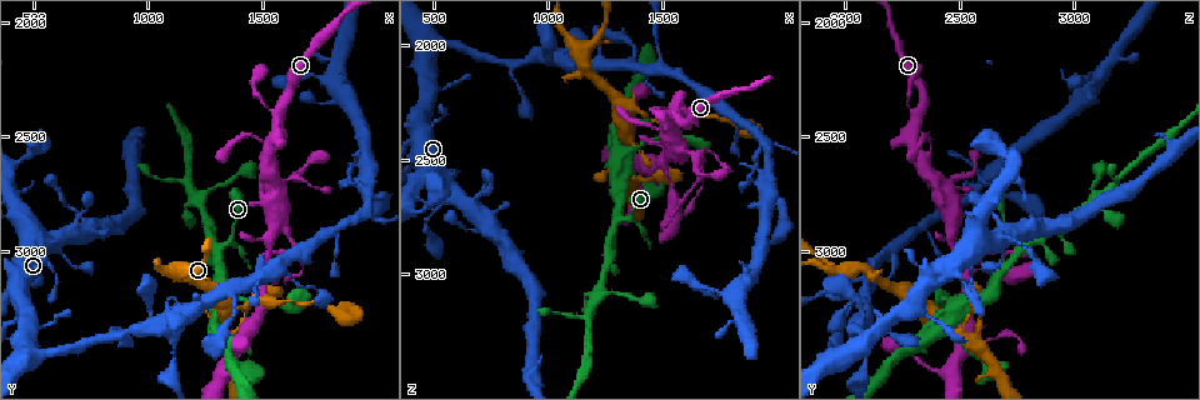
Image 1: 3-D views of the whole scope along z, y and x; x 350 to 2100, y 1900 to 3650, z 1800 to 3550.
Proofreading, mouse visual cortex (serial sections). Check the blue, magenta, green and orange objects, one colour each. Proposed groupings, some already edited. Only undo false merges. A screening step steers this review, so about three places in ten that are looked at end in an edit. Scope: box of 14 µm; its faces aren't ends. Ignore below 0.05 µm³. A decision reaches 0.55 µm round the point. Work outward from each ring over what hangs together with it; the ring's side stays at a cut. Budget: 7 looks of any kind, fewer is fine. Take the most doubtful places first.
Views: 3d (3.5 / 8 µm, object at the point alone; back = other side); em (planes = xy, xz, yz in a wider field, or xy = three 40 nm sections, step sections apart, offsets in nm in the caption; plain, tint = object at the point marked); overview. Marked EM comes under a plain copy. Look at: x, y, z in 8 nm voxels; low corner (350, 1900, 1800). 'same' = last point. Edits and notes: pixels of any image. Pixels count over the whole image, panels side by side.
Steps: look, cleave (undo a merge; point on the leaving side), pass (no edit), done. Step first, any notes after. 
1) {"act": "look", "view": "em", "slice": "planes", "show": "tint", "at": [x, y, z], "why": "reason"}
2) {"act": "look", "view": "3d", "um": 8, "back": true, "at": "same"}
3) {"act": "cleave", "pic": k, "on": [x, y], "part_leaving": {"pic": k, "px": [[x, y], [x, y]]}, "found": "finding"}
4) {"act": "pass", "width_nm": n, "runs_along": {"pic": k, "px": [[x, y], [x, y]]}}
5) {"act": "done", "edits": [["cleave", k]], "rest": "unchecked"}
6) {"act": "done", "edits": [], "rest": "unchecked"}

{"act": "look", "view": "3d", "um": 3.5, "at": [1450, 3170, 2330]}

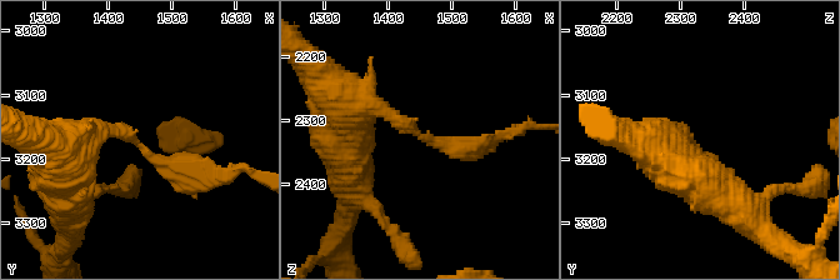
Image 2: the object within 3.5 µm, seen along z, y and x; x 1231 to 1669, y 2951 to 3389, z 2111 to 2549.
{"act": "look", "view": "em", "slice": "xy", "step": 3, "show": "tint", "at": [1455, 3180, 2325], "arm_widths_nm": [300, 300]}

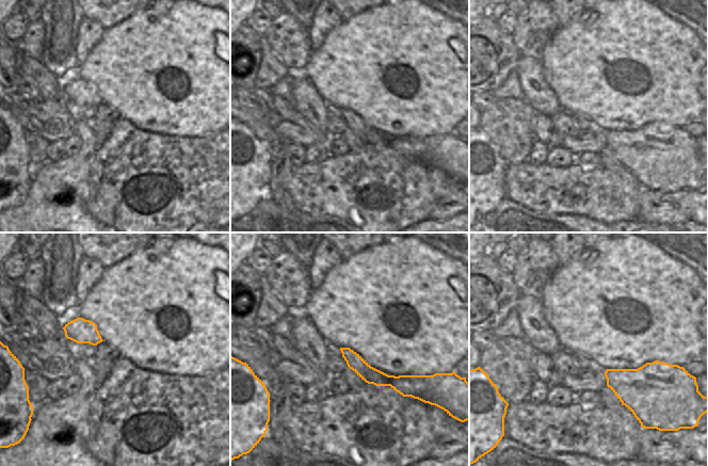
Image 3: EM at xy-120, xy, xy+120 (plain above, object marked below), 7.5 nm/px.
{"act": "pass", "runs_along": {"pic": 2, "px": [[348, 106], [451, 148], [496, 138]]}, "found": "one cell here"}

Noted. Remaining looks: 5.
{"act": "look", "view": "3d", "um": 3.5, "at": [1880, 2690, 2590]}

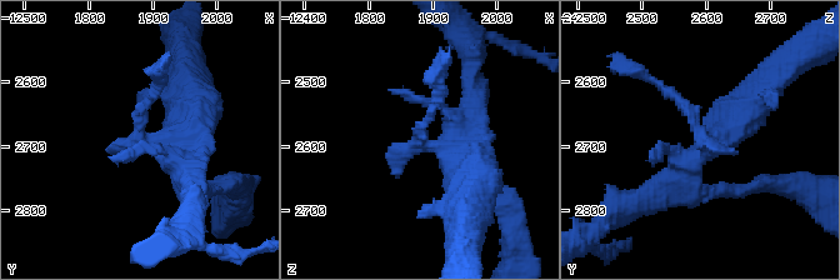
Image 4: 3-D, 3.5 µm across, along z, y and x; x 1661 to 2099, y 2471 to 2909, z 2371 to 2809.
{"act": "look", "view": "em", "slice": "xy", "step": 1, "show": "tint", "at": [1890, 2690, 2595], "why": "shape alone is not enough"}

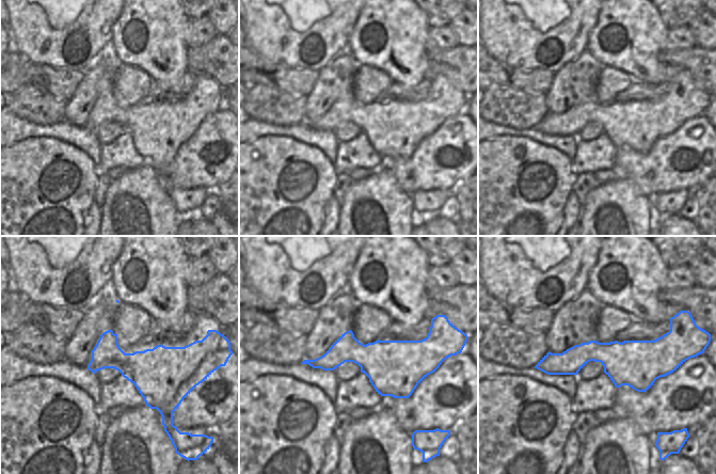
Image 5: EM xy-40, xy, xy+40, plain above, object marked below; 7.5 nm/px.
{"act": "pass", "runs_along": {"pic": 4, "px": [[191, 181], [141, 135], [156, 81]]}, "found": "one cell here"}

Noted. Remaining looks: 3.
{"act": "done", "edits": [], "rest": "unchecked"}

